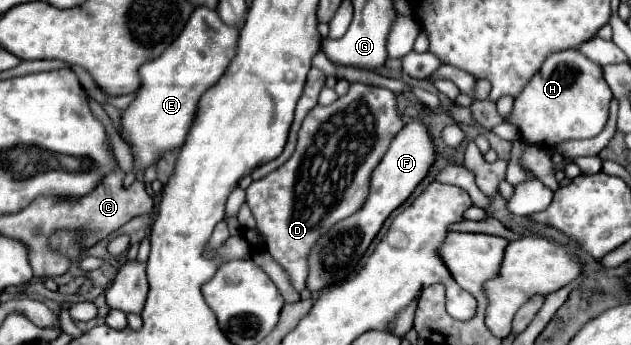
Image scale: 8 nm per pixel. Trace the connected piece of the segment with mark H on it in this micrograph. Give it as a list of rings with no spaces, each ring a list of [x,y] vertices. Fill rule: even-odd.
[[[579,51],[553,53],[541,67],[541,71],[529,81],[513,105],[509,123],[515,123],[521,135],[533,145],[555,147],[569,139],[591,139],[597,137],[607,119],[609,103],[613,95],[603,79],[603,67],[581,55]]]

